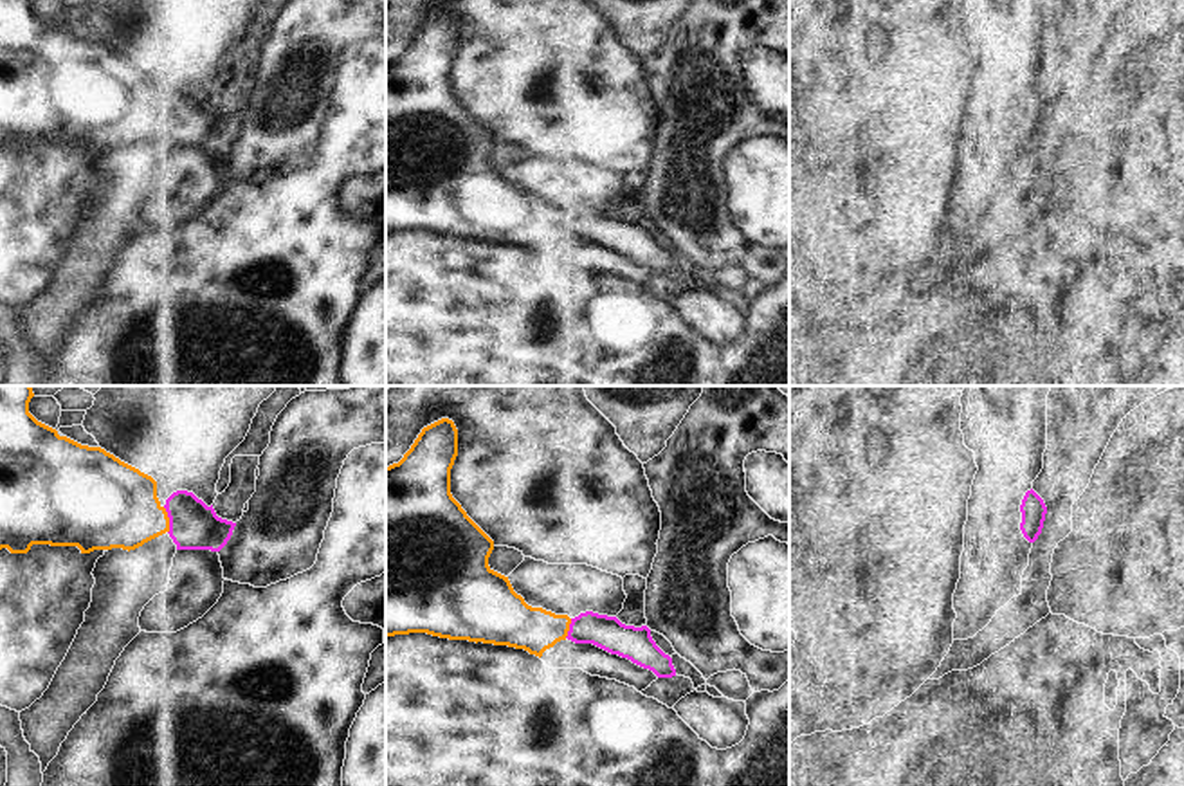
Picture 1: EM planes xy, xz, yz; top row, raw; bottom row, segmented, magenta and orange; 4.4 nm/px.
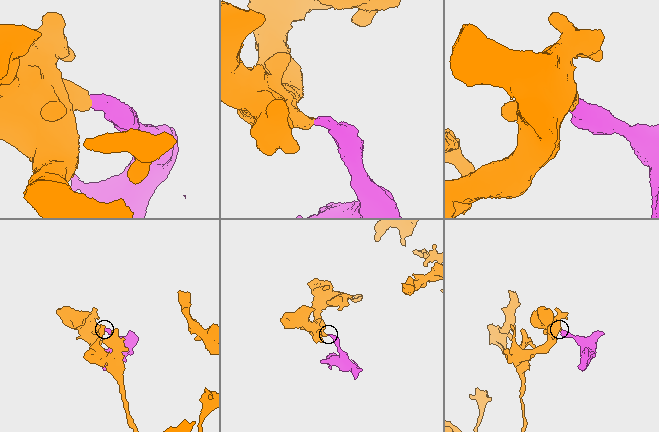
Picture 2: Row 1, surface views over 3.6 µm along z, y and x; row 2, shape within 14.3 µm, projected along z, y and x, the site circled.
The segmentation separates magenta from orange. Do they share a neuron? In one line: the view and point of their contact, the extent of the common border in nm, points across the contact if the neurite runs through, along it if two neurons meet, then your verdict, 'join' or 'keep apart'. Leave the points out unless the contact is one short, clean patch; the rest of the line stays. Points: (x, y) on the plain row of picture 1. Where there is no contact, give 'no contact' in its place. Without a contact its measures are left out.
meets magenta in xy at (170, 116); contact 120 nm long; join

